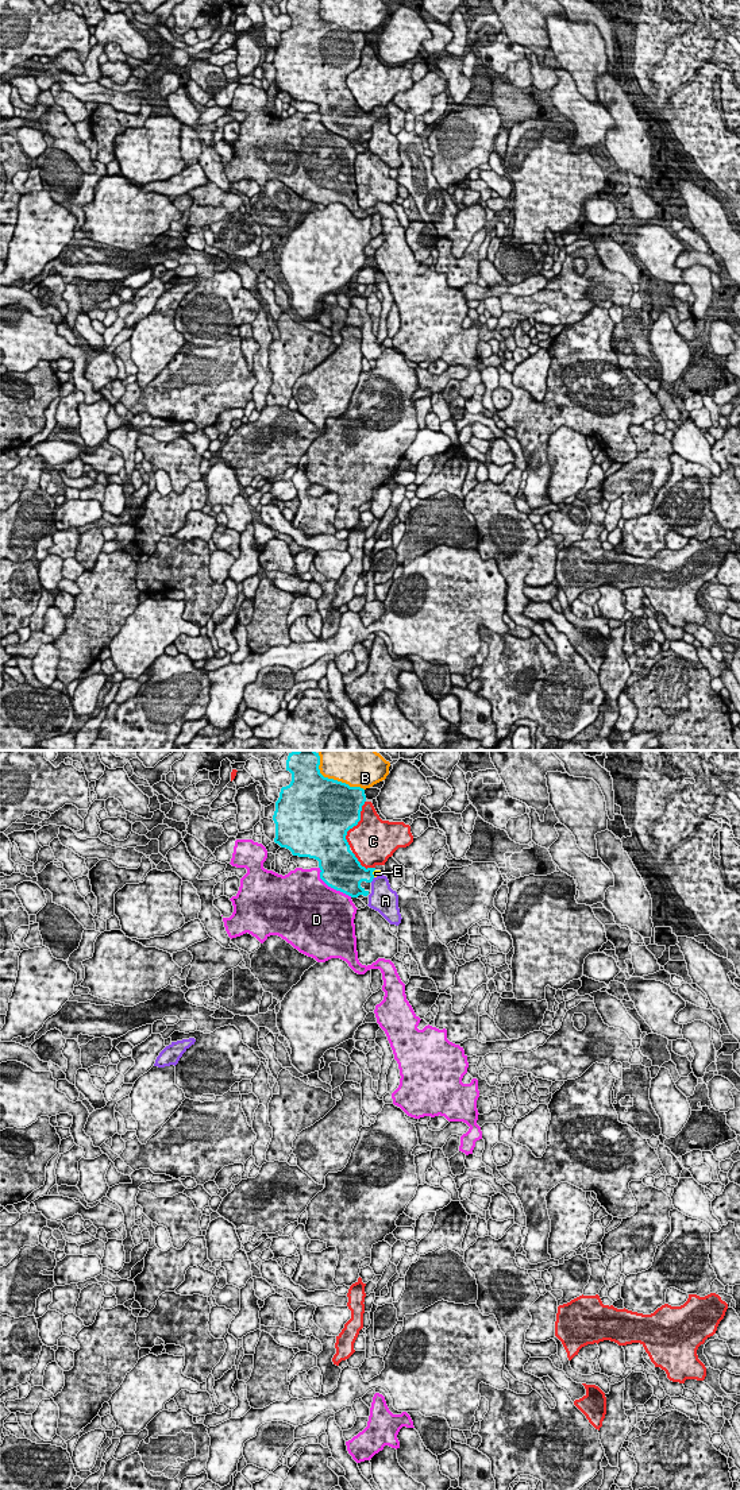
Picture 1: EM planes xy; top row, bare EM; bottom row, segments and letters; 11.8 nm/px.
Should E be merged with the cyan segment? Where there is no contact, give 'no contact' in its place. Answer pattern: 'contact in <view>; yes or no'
contact in xy; yes

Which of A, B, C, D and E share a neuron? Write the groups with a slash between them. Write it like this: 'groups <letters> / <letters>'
groups A / B / C / D / E

